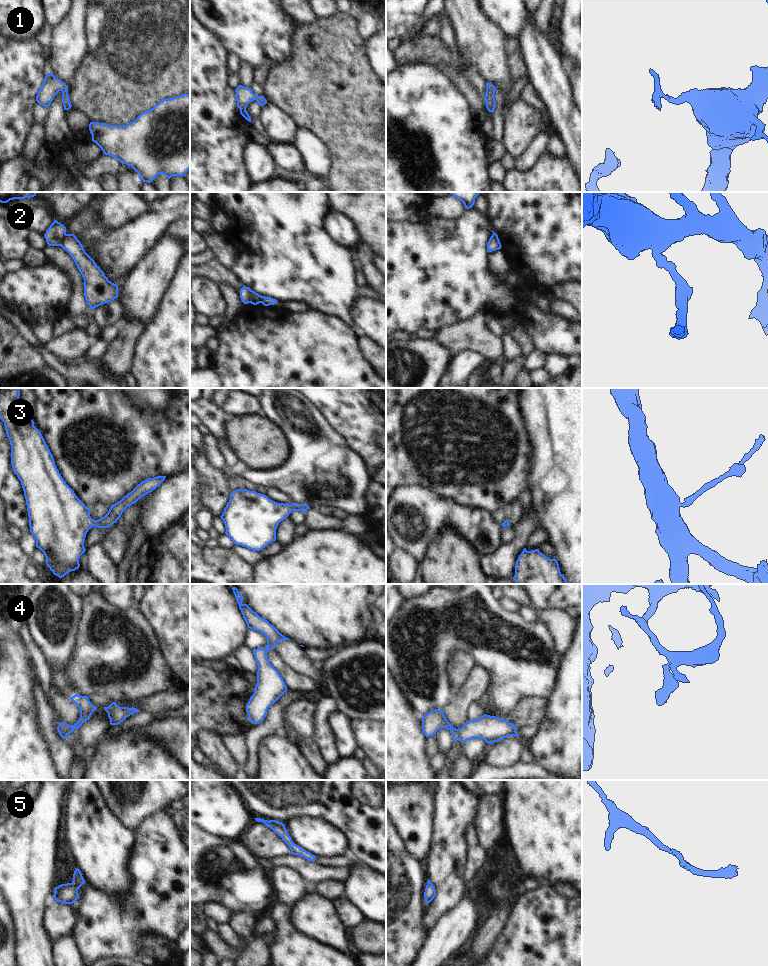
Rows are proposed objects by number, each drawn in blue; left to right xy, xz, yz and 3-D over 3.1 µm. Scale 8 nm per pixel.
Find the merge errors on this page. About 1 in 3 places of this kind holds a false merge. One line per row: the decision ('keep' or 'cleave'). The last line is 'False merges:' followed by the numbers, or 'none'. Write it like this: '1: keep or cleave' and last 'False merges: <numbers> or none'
1: keep
2: cleave
3: keep
4: keep
5: keep
False merges: 2

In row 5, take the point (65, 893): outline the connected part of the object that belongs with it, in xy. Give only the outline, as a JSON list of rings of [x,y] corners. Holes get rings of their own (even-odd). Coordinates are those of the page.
[[[76,868],[73,874],[73,881],[67,884],[61,884],[55,888],[52,896],[56,902],[64,904],[73,904],[79,899],[78,889],[85,883],[81,871]]]

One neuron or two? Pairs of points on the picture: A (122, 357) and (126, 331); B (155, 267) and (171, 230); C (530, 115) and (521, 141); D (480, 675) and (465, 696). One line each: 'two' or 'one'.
A: one
B: two
C: one
D: one

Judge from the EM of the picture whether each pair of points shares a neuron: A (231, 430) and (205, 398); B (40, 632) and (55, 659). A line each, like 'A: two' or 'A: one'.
A: two
B: one

